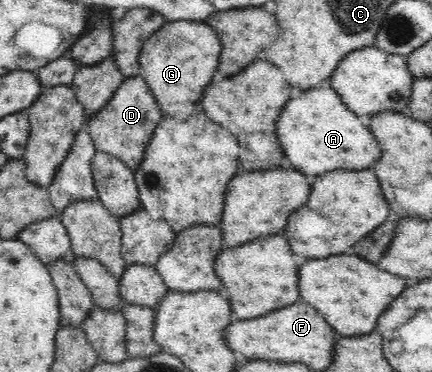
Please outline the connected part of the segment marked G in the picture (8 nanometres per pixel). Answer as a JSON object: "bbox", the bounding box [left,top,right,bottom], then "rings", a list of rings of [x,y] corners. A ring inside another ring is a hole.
{"bbox":[139,20,222,121],"rings":[[[177,20],[167,21],[158,32],[154,32],[140,52],[139,74],[150,86],[151,92],[160,105],[161,111],[174,117],[178,121],[187,121],[189,116],[193,114],[197,104],[202,100],[204,88],[210,84],[210,81],[218,77],[217,70],[220,64],[220,56],[222,54],[222,44],[218,34],[204,21],[193,20]]]}

